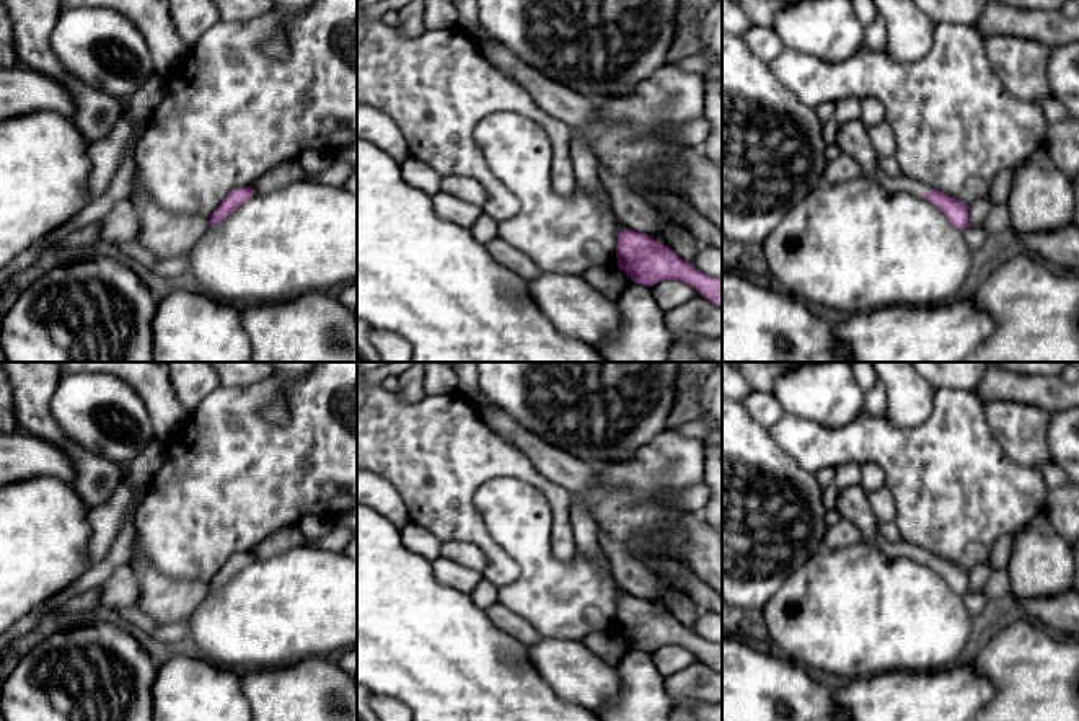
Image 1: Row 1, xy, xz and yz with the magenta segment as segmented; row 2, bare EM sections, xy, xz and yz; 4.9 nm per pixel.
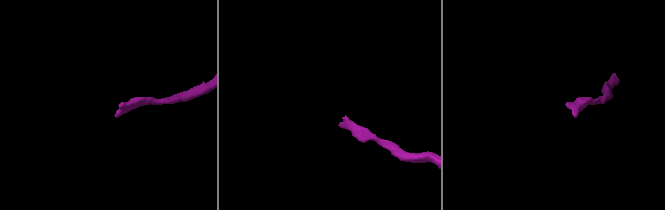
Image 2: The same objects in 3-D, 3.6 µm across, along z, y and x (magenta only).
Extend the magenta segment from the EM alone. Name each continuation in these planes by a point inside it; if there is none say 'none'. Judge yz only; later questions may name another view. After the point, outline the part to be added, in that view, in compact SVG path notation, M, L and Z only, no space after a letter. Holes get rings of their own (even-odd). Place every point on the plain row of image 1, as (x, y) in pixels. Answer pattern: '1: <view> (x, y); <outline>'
1: yz (902, 548); M877 535L869 542L888 558L909 558L919 564L924 564L927 558L927 551L924 548L913 545L903 538L900 542L888 542L882 535Z

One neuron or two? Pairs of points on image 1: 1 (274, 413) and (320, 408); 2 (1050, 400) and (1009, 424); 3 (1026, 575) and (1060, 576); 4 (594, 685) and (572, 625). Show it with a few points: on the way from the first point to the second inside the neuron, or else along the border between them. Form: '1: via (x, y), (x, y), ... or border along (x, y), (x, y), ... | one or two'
1: border along (261, 413), (274, 423), (284, 423), (290, 415) | two
2: border along (999, 398), (1030, 403), (1048, 413) | two
3: via (1034, 575), (1052, 575) | one
4: border along (541, 636), (579, 641) | two

